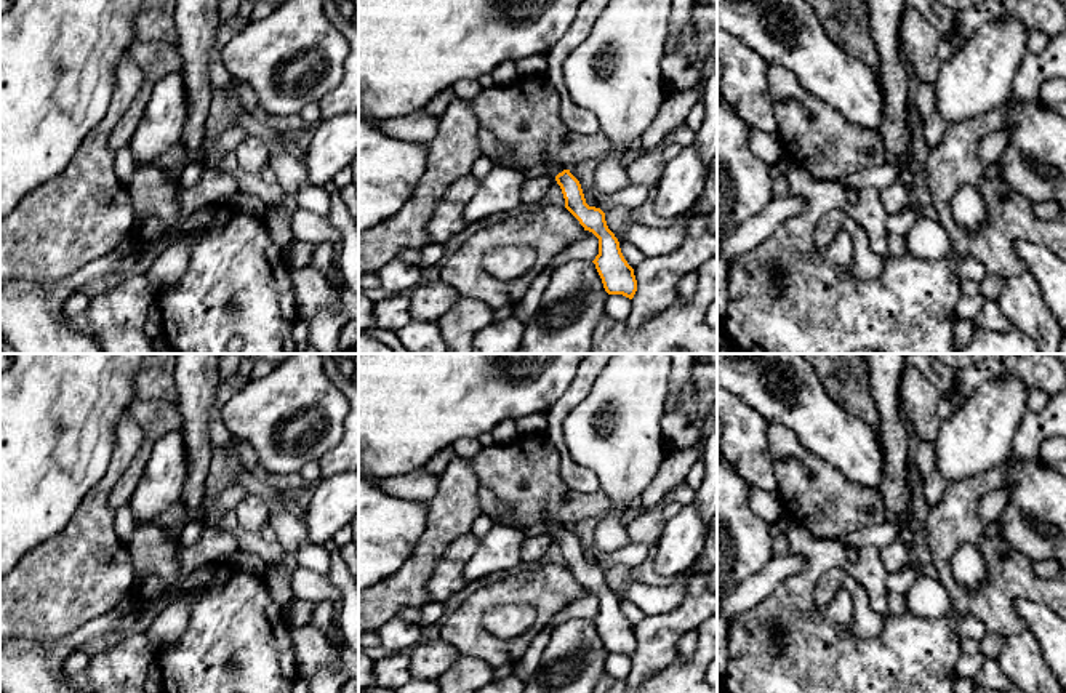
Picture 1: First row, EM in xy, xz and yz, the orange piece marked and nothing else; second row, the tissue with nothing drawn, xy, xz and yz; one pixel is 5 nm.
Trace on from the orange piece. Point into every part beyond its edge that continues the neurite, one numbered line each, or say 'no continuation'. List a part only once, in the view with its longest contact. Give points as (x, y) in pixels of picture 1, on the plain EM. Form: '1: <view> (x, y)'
1: xz (554, 527)

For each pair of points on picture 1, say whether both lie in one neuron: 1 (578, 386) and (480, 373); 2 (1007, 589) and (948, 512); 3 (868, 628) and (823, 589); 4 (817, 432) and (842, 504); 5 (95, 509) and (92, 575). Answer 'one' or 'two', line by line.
1: two
2: one
3: one
4: two
5: one

